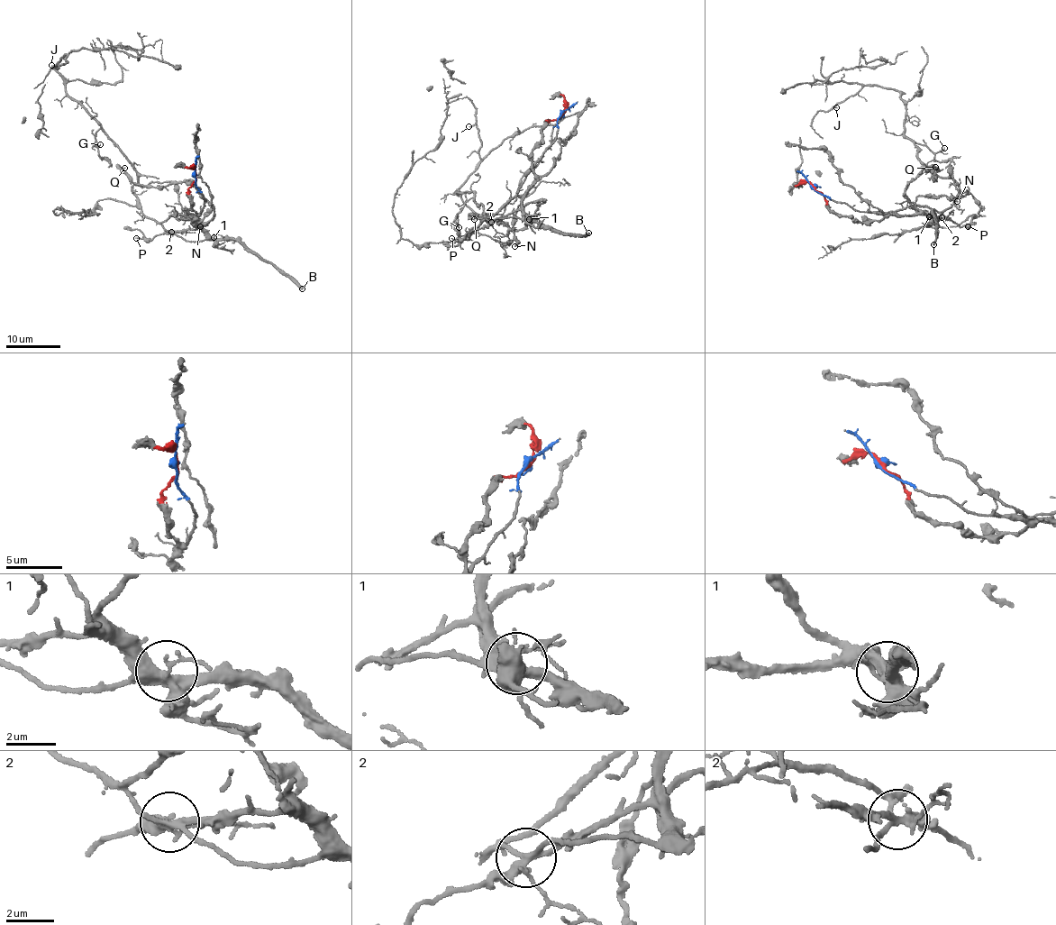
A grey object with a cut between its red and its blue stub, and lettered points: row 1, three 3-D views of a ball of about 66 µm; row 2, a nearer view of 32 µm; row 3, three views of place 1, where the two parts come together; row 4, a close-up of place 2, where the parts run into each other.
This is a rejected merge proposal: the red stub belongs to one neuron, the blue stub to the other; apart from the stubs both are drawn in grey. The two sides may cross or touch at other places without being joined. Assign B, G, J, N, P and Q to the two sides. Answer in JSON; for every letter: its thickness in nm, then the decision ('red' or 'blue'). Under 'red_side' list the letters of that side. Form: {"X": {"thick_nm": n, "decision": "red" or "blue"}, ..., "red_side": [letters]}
{"B": {"thick_nm": 320, "decision": "red"}, "G": {"thick_nm": 150, "decision": "blue"}, "J": {"thick_nm": 140, "decision": "blue"}, "N": {"thick_nm": 160, "decision": "red"}, "P": {"thick_nm": 120, "decision": "red"}, "Q": {"thick_nm": 170, "decision": "red"}, "red_side": ["B", "N", "P", "Q"]}

